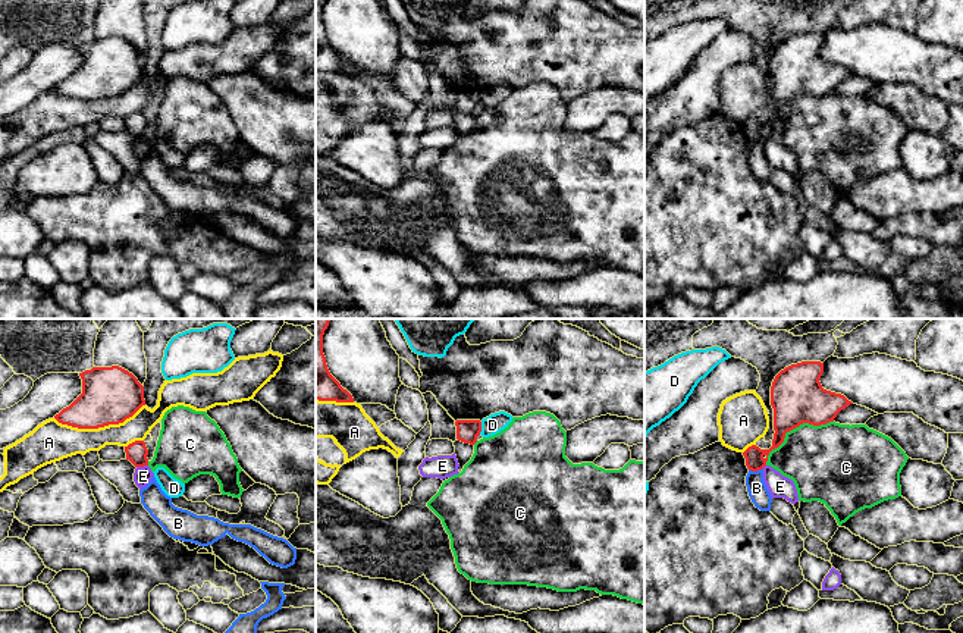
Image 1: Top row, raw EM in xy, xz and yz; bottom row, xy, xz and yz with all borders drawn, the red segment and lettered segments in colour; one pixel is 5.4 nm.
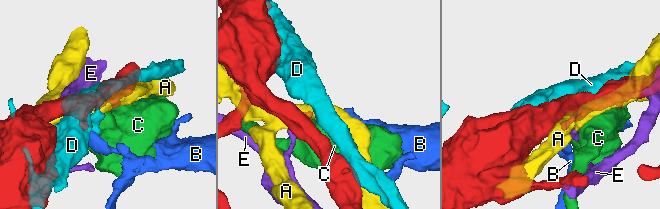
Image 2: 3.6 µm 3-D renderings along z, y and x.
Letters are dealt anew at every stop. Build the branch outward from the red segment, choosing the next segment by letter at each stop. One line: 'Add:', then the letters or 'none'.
Add: none

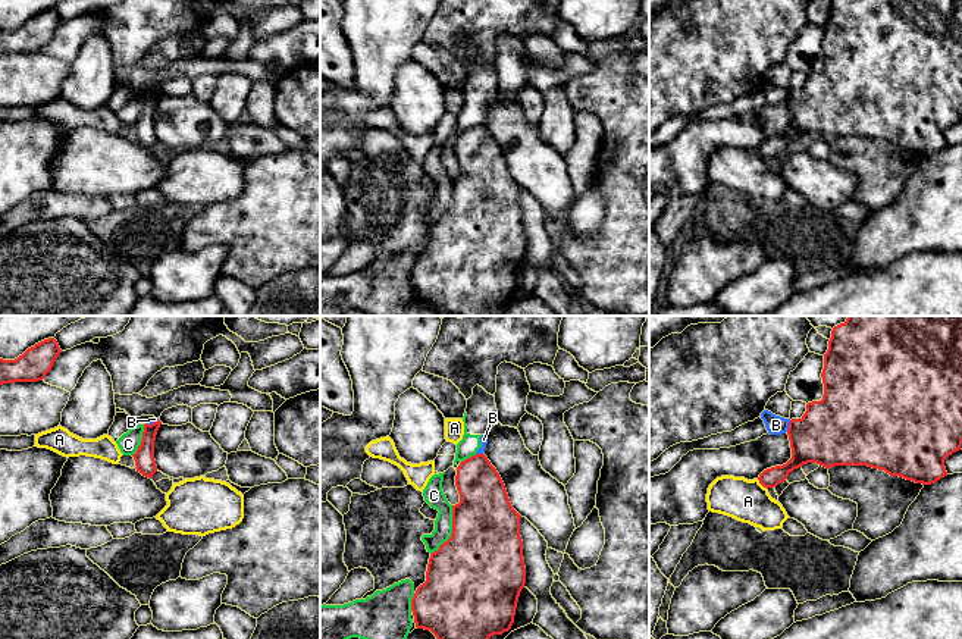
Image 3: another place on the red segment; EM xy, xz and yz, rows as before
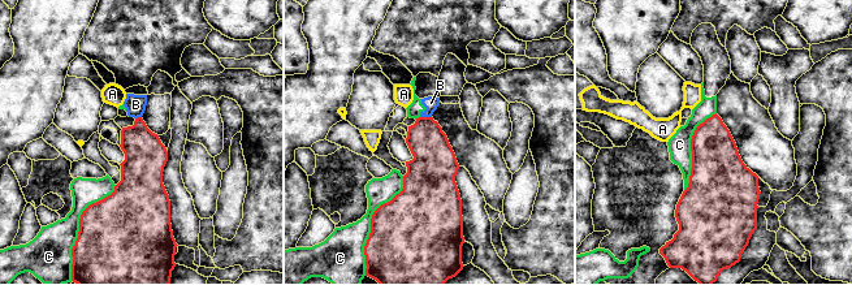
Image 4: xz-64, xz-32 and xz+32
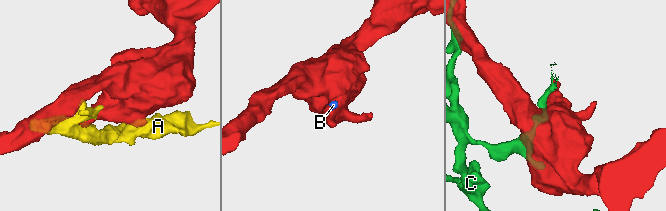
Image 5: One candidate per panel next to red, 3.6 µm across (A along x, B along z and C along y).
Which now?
Add: none

